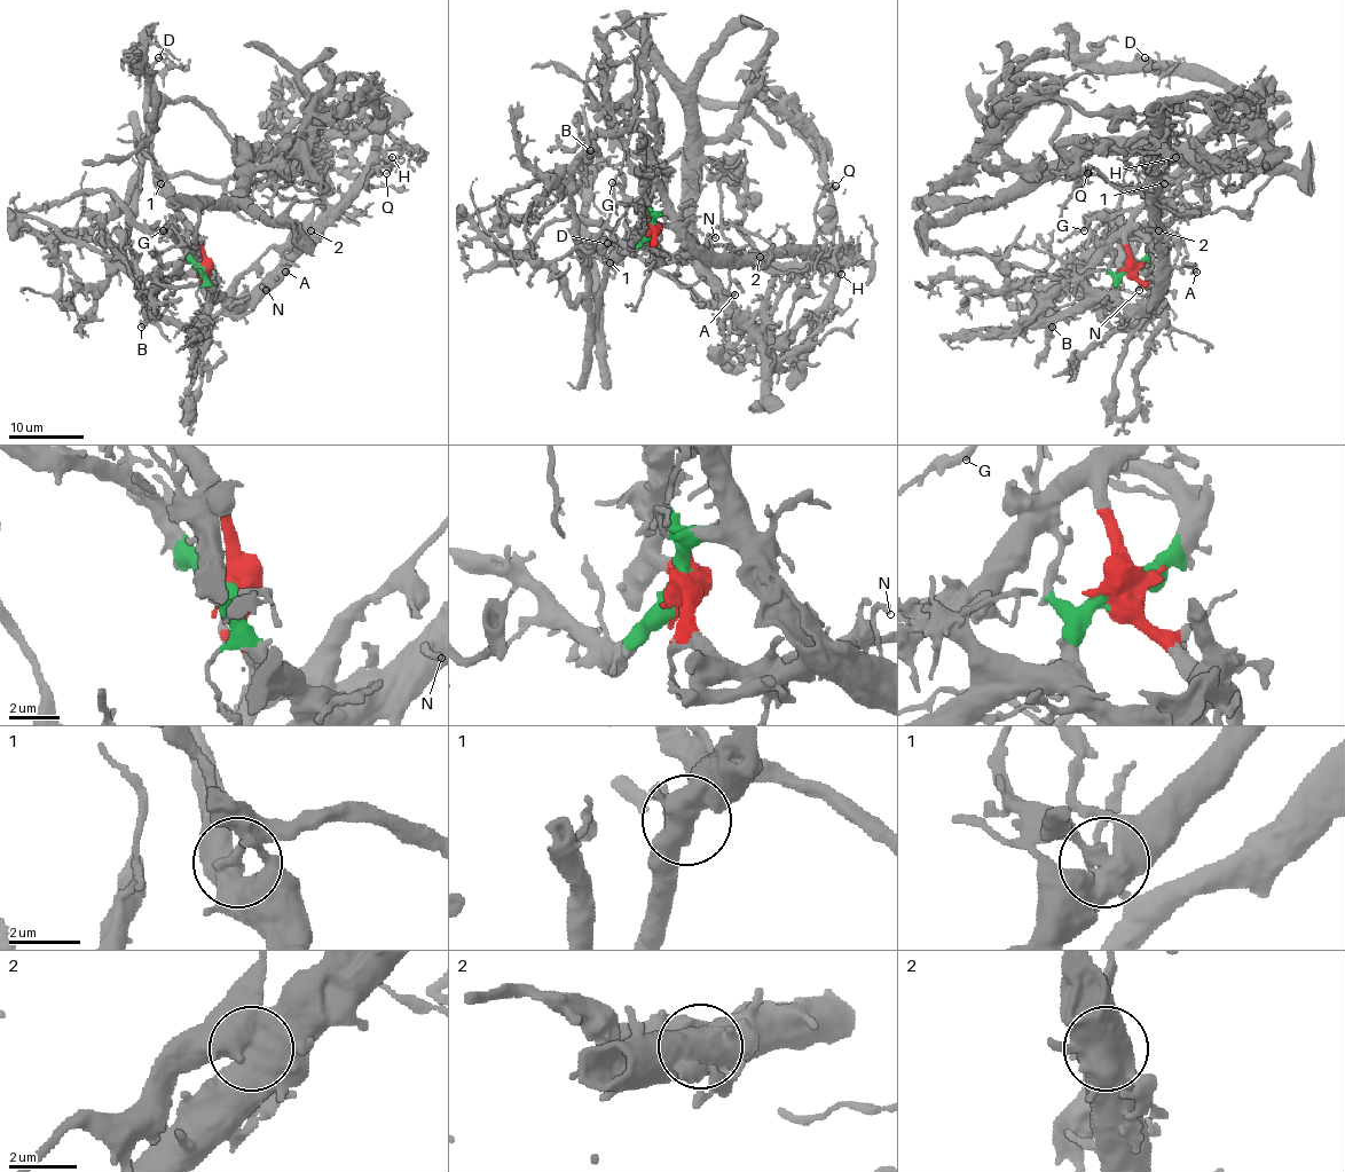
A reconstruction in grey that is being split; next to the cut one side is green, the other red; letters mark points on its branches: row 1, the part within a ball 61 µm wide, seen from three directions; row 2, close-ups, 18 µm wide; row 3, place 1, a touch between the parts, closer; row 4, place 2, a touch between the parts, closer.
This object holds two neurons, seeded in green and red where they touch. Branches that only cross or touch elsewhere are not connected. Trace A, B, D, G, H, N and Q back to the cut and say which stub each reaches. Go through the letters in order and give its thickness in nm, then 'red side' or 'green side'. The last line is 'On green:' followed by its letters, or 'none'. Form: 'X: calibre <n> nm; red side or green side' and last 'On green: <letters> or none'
A: calibre 480 nm; green side
B: calibre 480 nm; green side
D: calibre 150 nm; red side
G: calibre 170 nm; red side
H: calibre 280 nm; green side
N: calibre 240 nm; green side
Q: calibre 140 nm; green side
On green: A, B, H, N, Q

